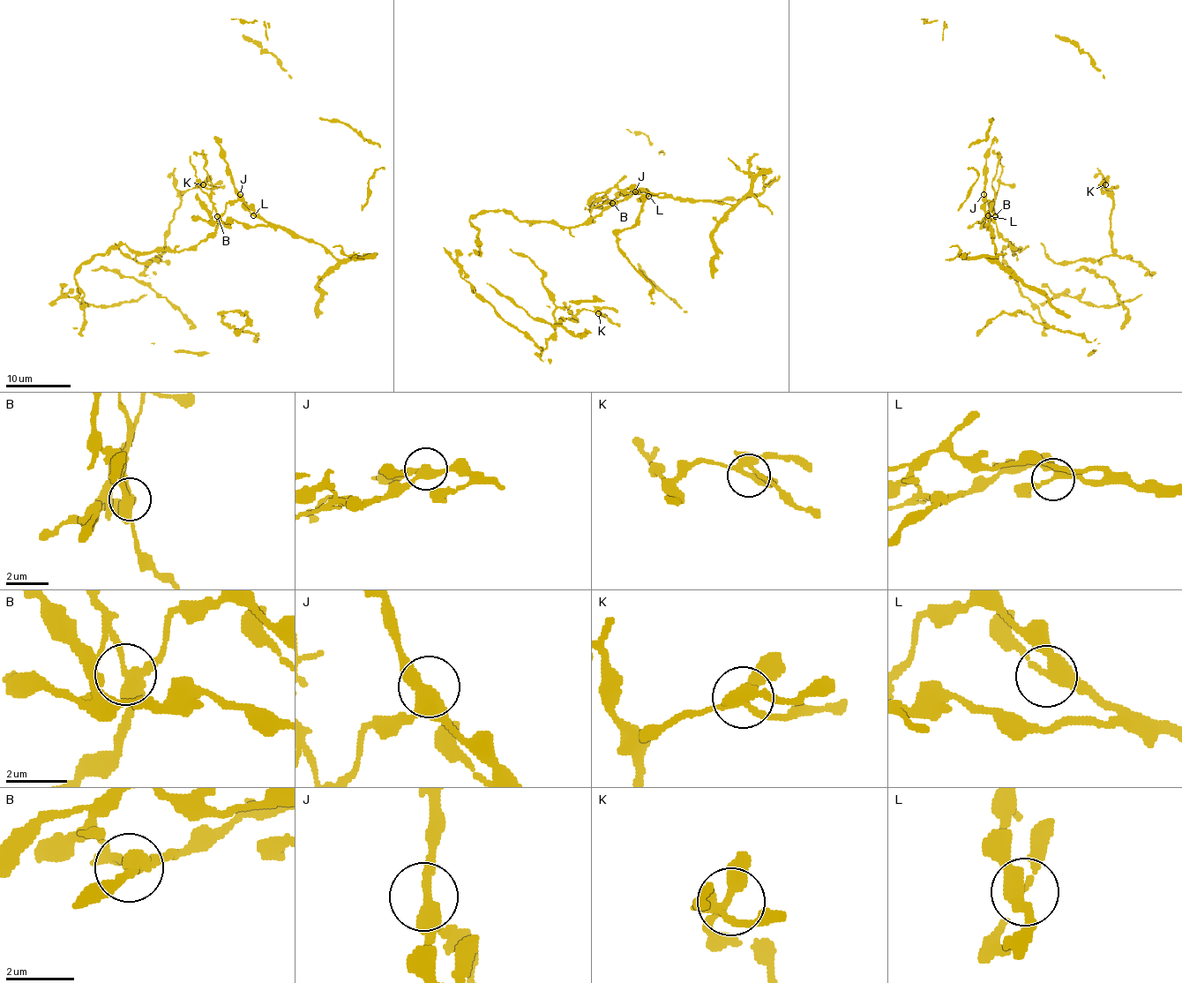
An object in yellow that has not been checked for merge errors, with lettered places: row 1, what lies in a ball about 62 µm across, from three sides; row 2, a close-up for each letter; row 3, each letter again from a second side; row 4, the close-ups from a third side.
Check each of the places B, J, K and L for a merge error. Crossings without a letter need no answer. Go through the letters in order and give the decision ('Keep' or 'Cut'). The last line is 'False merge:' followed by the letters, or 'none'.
B: Cut
J: Keep
K: Keep
L: Keep
False merge: B

